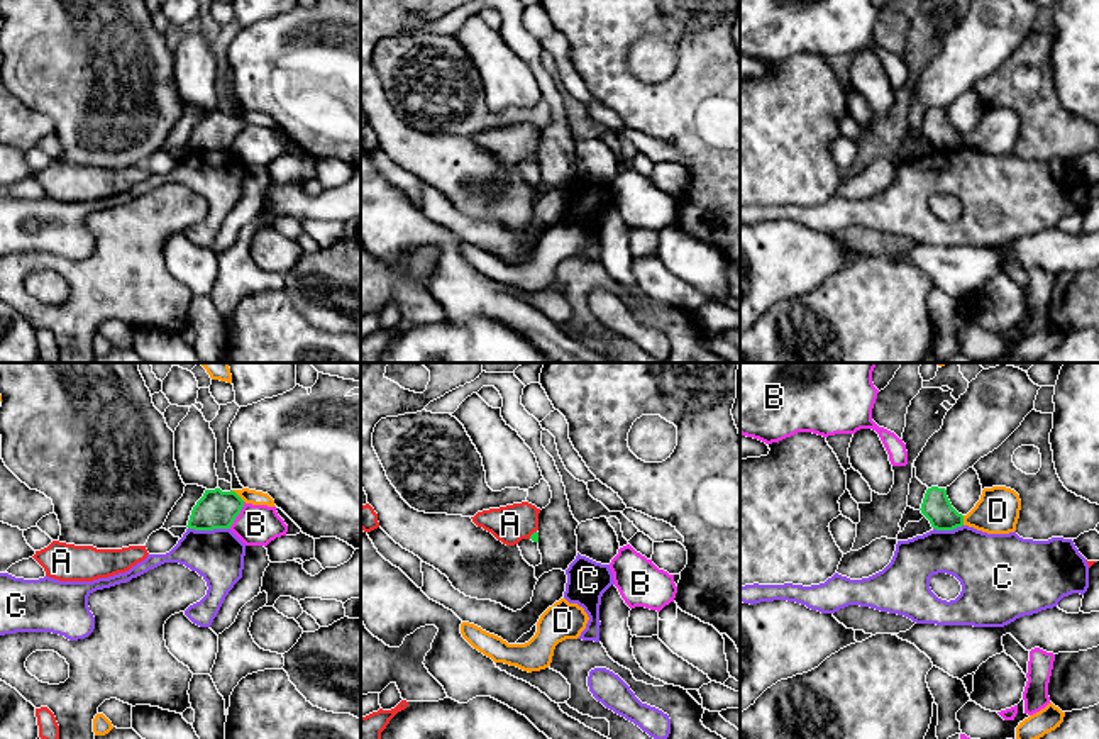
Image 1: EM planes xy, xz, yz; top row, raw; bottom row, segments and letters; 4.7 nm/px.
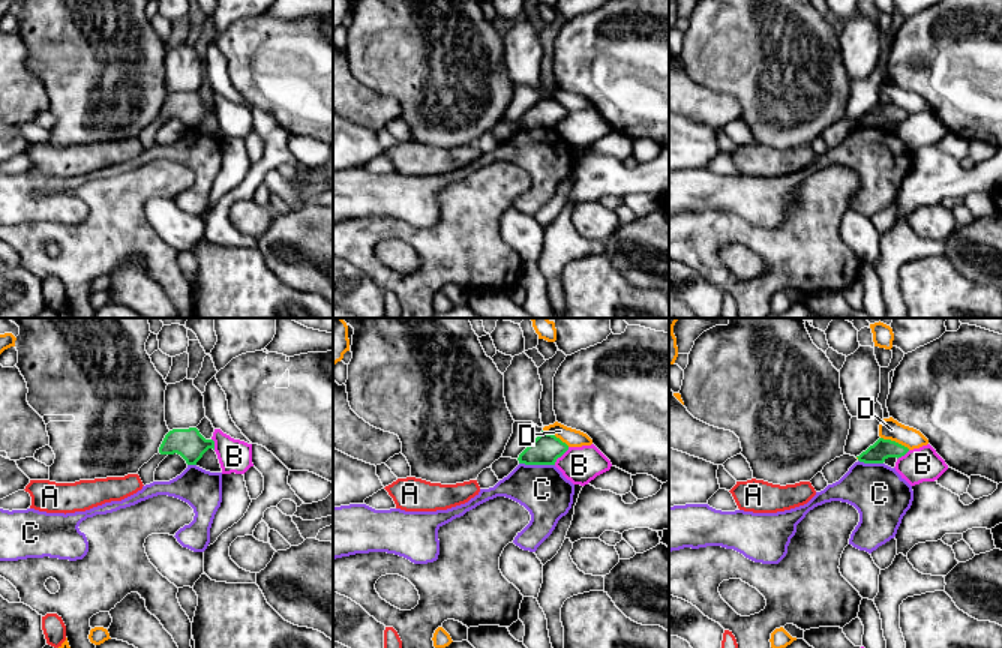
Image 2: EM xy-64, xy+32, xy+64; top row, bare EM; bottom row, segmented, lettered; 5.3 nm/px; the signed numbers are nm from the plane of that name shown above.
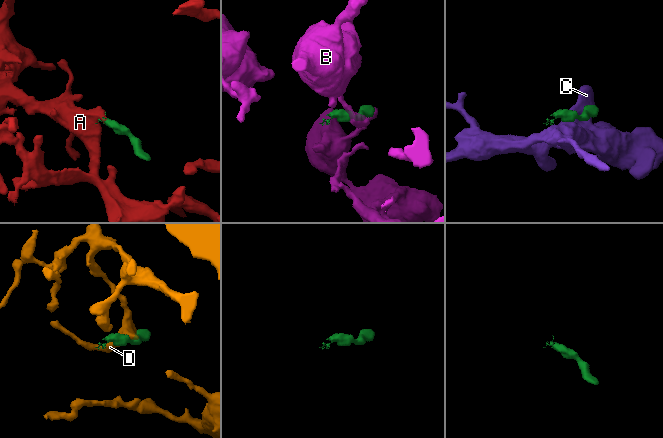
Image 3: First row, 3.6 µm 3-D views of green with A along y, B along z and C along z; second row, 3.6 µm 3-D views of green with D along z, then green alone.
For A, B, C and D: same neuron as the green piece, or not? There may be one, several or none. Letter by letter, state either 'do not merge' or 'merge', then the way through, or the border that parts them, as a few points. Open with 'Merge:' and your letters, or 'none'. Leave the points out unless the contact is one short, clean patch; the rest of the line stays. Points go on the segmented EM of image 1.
Merge: A
A: merge | across xz (534, 536), (532, 534), (522, 524), (510, 524)
B: do not merge | along xy (244, 502), (229, 527)
C: do not merge | along xy (188, 527), (229, 529)
D: do not merge | along xy (231, 490), (244, 500)

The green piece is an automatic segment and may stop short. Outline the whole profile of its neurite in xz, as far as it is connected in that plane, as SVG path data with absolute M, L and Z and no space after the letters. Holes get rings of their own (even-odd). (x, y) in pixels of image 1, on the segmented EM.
M522 502L483 510L471 519L478 527L491 532L503 544L515 546L522 539L538 542L538 514L540 508L528 502Z

